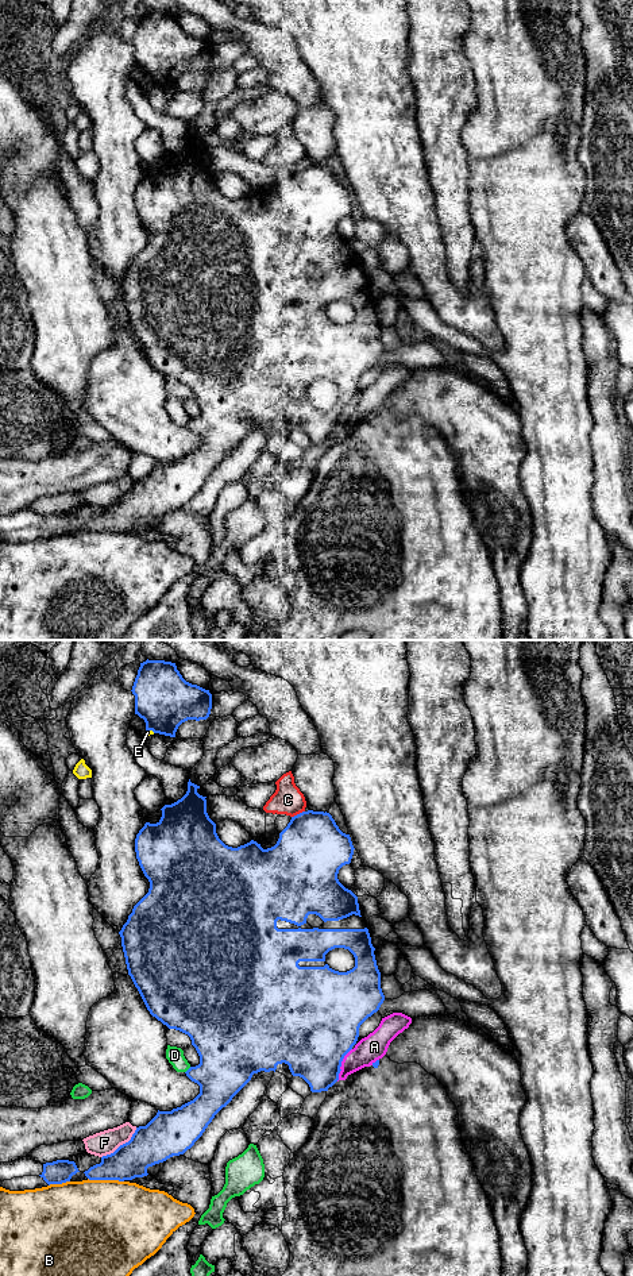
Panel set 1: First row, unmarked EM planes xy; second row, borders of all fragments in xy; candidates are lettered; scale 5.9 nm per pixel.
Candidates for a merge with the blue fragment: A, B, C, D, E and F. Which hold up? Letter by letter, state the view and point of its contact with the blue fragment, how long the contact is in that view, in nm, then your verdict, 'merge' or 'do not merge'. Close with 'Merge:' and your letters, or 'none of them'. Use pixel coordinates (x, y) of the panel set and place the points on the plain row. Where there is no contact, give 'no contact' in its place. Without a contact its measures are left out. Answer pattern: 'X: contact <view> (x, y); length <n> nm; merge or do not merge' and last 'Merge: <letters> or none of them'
A: contact xy (340, 416); length 220 nm; do not merge
B: contact xy (105, 531); length 220 nm; do not merge
C: contact xy (297, 166); length 90 nm; do not merge
D: contact xy (188, 421); length 50 nm; do not merge
E: contact xy (150, 81); length 60 nm; do not merge
F: contact xy (120, 497); length 280 nm; do not merge
Merge: none of them

